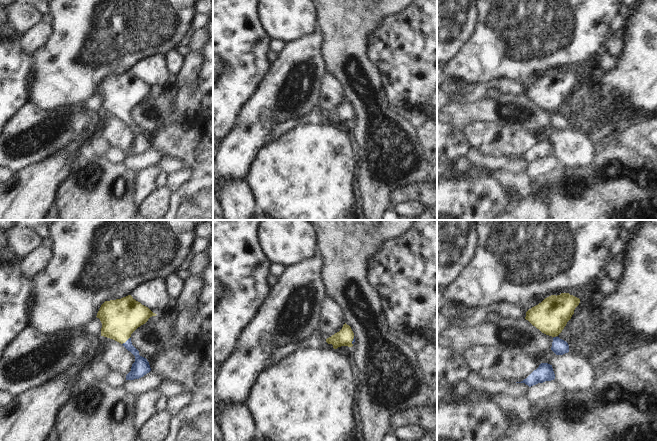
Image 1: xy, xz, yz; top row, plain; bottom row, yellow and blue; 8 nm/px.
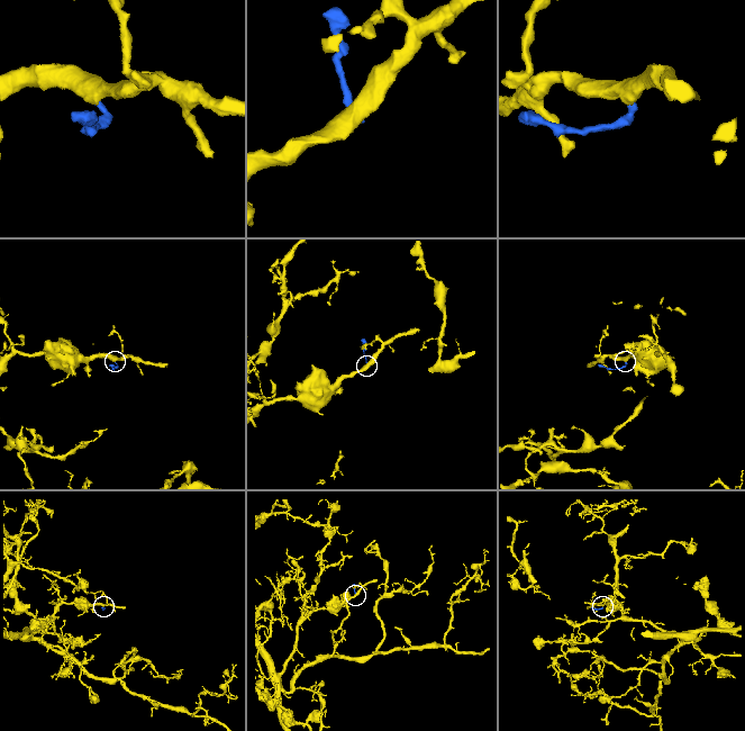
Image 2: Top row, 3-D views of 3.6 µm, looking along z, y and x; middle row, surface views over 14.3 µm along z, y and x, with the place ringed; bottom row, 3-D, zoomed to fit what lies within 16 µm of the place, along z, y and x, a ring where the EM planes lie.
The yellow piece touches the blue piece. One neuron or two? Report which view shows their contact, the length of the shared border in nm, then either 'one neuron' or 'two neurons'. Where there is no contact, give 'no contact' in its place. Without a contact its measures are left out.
xy | 90 nm | one neuron

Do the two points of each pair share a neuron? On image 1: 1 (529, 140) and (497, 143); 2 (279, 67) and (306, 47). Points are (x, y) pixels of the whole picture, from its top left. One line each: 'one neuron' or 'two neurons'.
1: one neuron
2: one neuron

